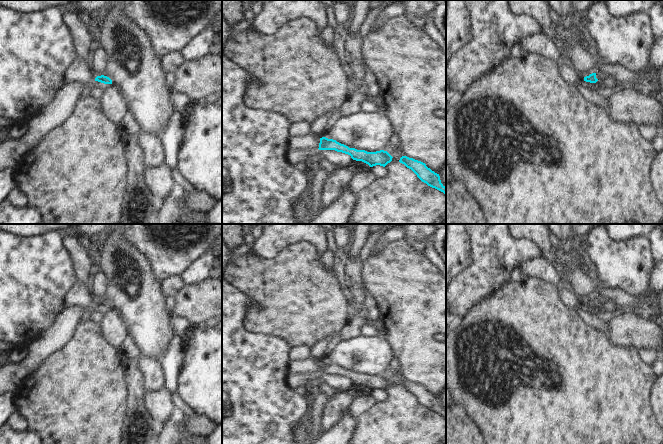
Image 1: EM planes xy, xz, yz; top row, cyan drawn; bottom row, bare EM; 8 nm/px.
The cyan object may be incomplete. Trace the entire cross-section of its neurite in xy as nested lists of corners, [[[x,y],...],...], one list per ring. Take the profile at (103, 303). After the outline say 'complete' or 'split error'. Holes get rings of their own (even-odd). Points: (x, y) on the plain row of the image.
[[[76,280],[68,292],[65,294],[64,304],[76,304],[83,308],[98,305],[104,308],[112,308],[112,304],[104,299],[97,300],[90,292],[88,284]]] | split error

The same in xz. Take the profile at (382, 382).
[[[311,358],[304,361],[289,362],[290,374],[306,374],[318,372],[319,374],[335,374],[351,380],[353,384],[362,385],[368,388],[370,391],[380,389],[385,391],[392,385],[392,380],[384,374],[376,376],[367,376],[365,374],[357,374],[355,372],[349,372],[348,370],[341,368],[333,363],[326,361],[317,362]]] | split error

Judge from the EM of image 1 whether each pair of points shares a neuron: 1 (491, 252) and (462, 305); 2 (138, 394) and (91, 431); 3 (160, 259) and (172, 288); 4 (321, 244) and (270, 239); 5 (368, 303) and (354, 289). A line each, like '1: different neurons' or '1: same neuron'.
1: same neuron
2: different neurons
3: different neurons
4: same neuron
5: different neurons

